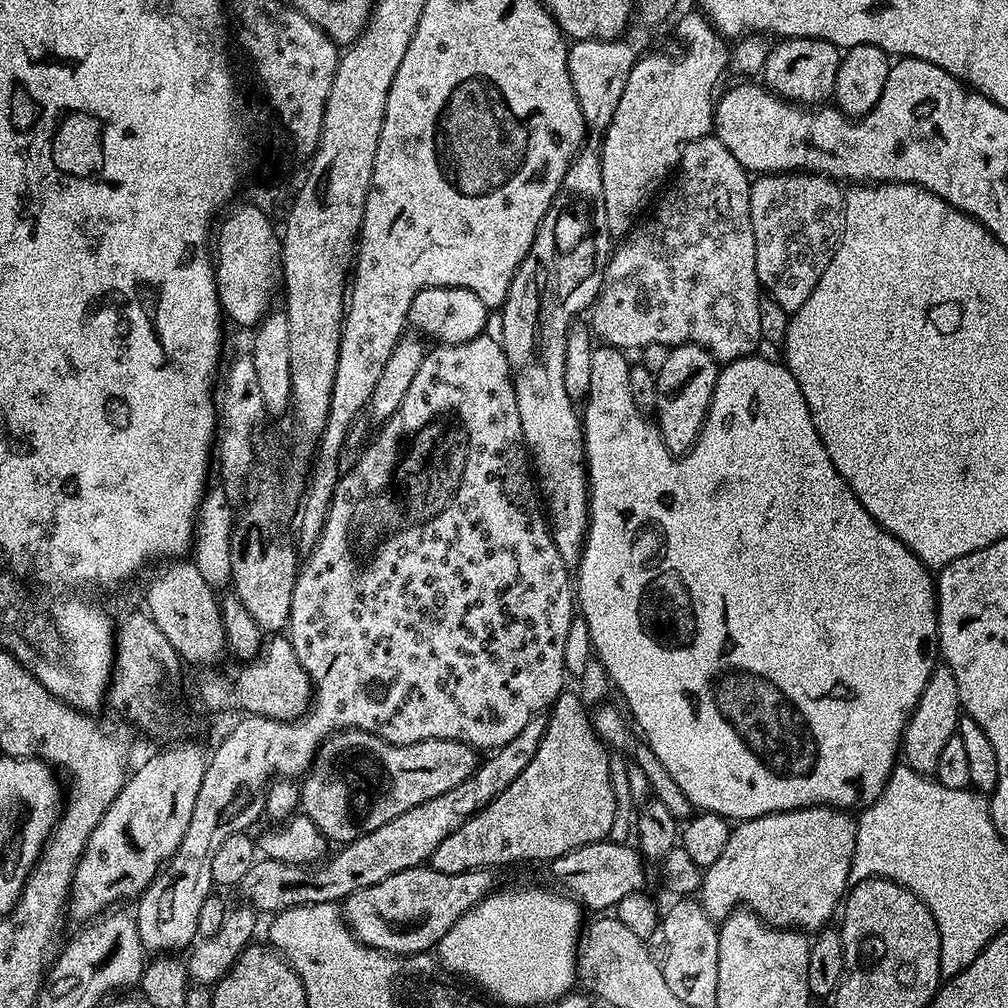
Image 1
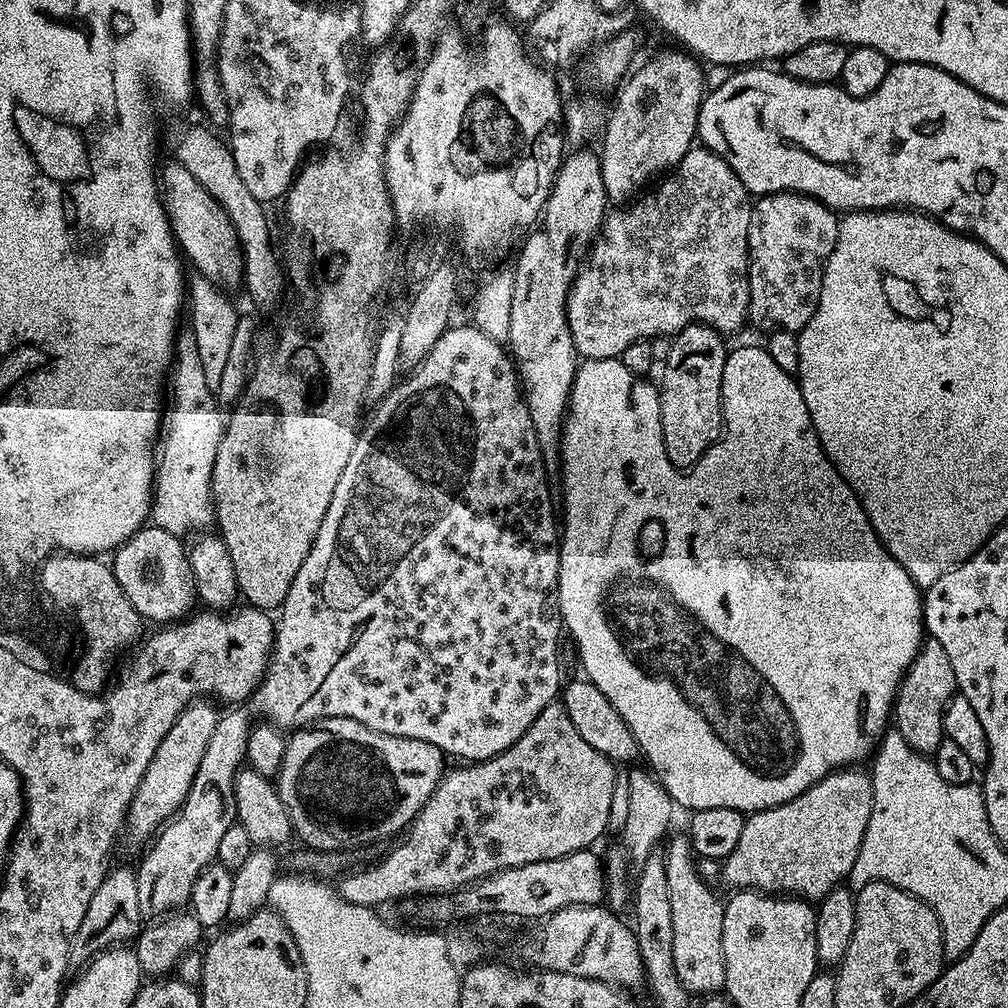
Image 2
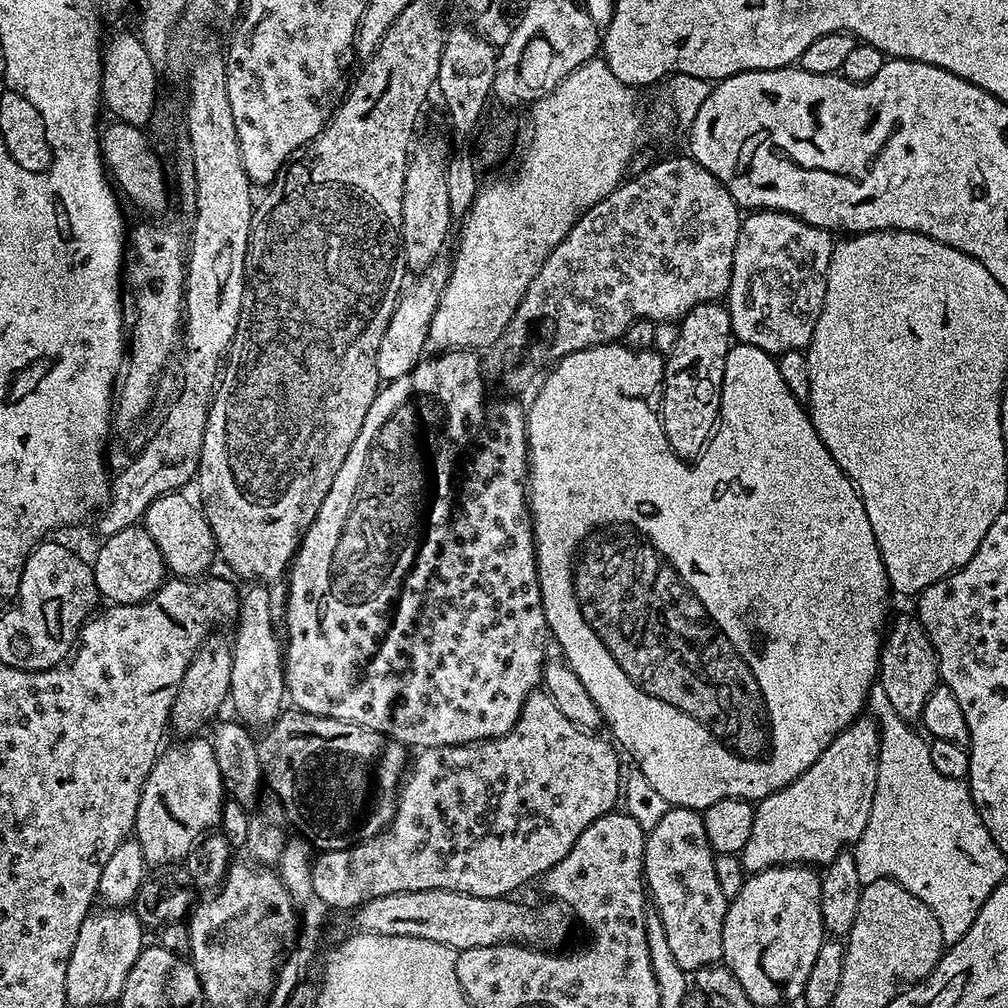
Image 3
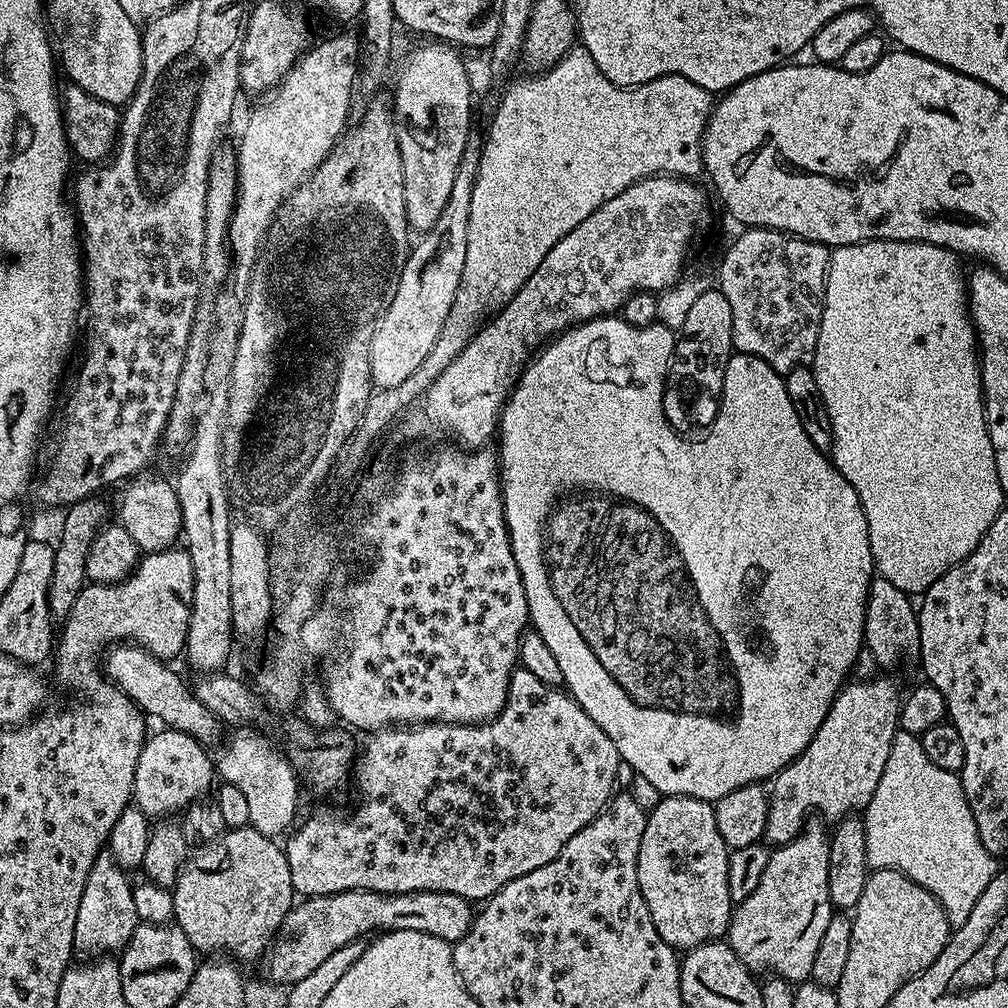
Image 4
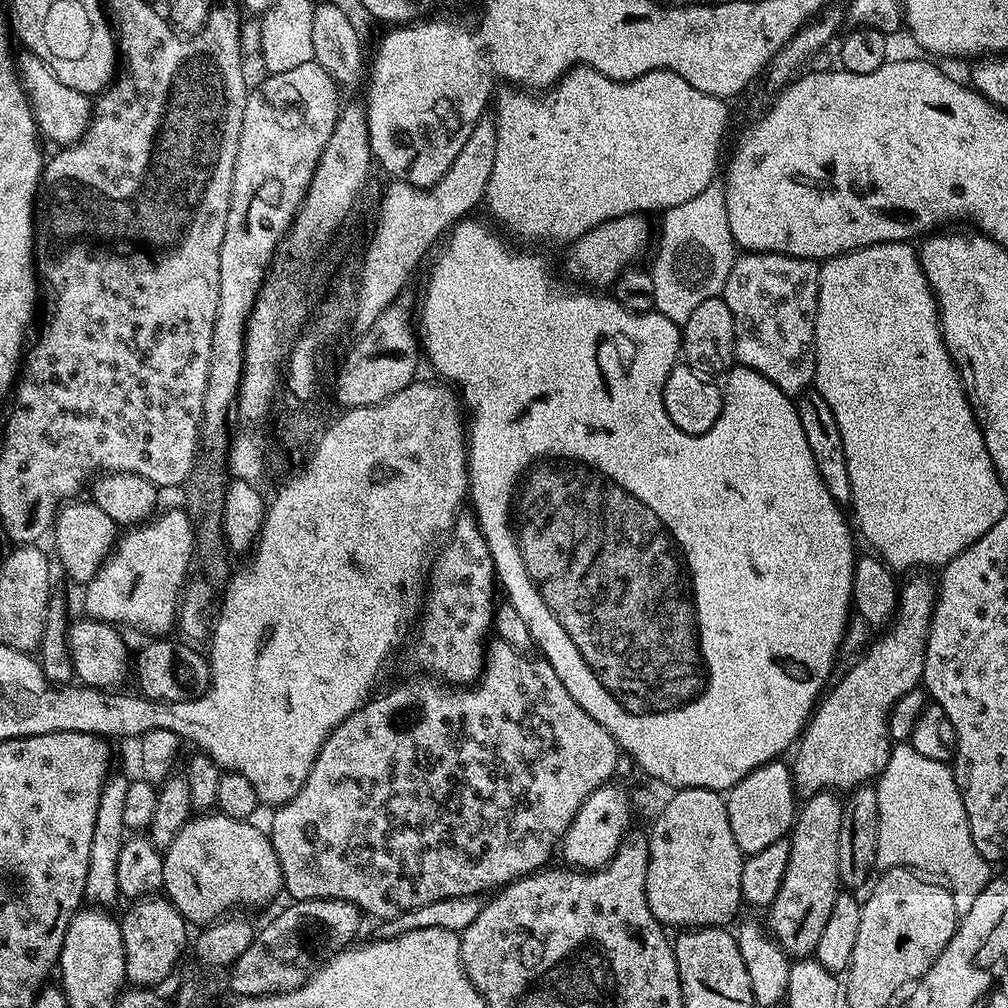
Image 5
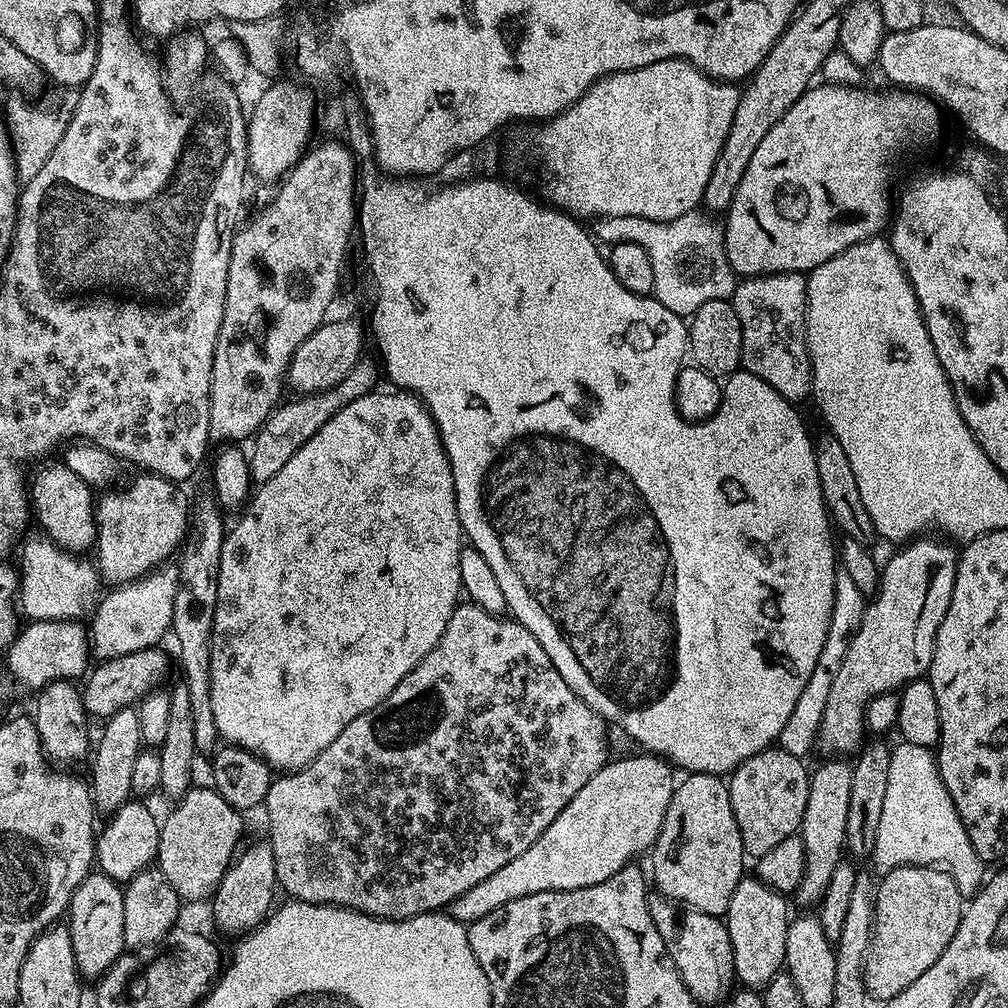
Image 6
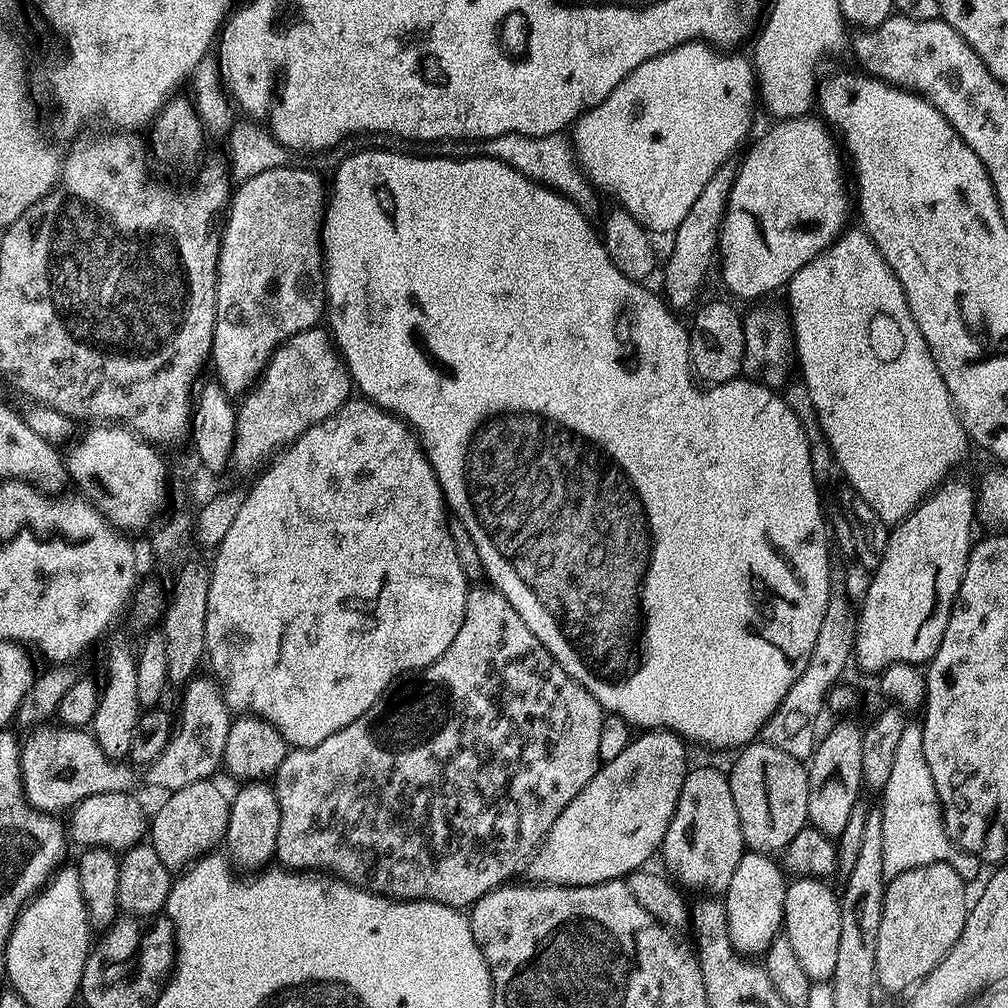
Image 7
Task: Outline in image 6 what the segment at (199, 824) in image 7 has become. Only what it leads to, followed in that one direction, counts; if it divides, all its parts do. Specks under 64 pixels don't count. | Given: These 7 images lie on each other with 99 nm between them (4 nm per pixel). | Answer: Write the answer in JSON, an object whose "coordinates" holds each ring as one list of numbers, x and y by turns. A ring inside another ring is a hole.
{"coordinates":[[193,786,181,800,171,805,172,813,163,817,155,863,160,873,174,886,181,901,204,900,216,891,229,864,241,847,245,817,237,812,215,788]]}

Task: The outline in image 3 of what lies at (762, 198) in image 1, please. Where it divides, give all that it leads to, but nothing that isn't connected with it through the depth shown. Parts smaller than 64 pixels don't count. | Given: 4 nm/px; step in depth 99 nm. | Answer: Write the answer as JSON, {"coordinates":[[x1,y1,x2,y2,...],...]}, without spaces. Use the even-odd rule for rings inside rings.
{"coordinates":[[756,210,741,221,726,297,732,335,739,343,758,346,758,350,773,354,804,350,811,345,814,326,822,314,828,285,828,267,836,245,831,236,833,235,829,229,805,223,796,215,787,215,784,212]]}

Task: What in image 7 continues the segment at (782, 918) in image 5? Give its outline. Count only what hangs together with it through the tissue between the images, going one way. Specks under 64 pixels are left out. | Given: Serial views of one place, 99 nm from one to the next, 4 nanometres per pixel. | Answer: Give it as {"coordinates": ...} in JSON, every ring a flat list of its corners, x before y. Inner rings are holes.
{"coordinates":[[836,724,828,733,819,737,811,759,807,761,808,769,808,824,822,834,838,838,842,830,846,830,846,822,850,819,850,810,861,799,860,792,864,788,862,778,862,738,864,737,861,725]]}

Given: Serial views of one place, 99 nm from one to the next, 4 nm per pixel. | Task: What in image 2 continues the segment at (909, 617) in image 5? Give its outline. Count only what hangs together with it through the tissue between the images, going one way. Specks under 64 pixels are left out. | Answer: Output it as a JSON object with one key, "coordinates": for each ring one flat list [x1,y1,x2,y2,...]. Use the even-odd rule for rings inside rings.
{"coordinates":[[849,766,840,769,839,772,831,772,826,778,822,778,814,786,810,786,810,790,806,790,802,794,798,794,798,798,794,798,785,804,779,804,773,808,767,808,761,812,751,813,745,819,742,826,742,835,738,837,738,846,734,846,734,850,722,862,724,865,723,883,733,884,731,887,736,890,759,890,769,894,795,894,797,897,803,898,809,902,818,902,826,894,830,894,830,890,834,890,837,886,843,885,847,881,850,870,854,866,854,858,858,858,858,850,862,850,862,838,866,834,866,826,870,822,870,810,872,809,872,778,867,771,863,772,863,767]]}

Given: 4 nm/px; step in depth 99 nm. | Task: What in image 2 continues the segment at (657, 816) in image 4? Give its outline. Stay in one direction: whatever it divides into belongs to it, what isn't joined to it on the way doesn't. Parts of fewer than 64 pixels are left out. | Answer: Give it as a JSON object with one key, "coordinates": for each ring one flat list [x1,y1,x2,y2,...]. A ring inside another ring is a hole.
{"coordinates":[[680,834,669,842,664,852,666,862,666,882,670,886,670,911,674,922,674,970,689,994,704,992,716,994,724,987,724,955,722,954,722,918,724,904,716,897,717,893,696,873,697,857,692,850,692,841]]}

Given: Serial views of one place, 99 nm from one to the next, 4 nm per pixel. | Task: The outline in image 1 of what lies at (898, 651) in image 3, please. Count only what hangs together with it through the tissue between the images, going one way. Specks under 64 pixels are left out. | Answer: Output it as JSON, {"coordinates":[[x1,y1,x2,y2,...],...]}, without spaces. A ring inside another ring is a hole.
{"coordinates":[[937,666,932,671,930,682,926,682,926,690,922,690,916,708,912,711,912,717,908,719,908,724,904,728,903,763,913,768,918,775,931,777,935,773,938,758,942,755,946,742,950,742,950,738,957,735,961,719,962,709,958,682,949,668]]}

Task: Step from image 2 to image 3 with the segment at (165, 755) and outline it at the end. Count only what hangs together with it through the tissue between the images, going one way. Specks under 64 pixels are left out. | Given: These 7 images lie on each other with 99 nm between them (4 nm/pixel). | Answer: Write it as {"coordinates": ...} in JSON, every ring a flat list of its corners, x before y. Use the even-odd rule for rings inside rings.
{"coordinates":[[210,634,200,643,200,649,194,654,194,658,190,662,190,666,186,670,186,674,182,678,180,687,176,690,176,697,172,699,172,715,170,717,170,728,174,733,177,732,177,737,192,738,197,735,196,732,204,723,217,719,216,711,220,707,225,707,226,701,229,699,228,691,230,690,230,670,232,669,232,646,226,639,223,640,220,634]]}

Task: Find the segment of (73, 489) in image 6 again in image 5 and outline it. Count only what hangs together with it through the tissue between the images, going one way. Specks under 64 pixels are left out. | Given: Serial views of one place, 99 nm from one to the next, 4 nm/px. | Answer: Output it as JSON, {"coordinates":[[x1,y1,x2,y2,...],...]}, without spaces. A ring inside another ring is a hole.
{"coordinates":[[80,498,65,504,56,513,56,523,50,529,51,536,56,543,56,556,60,559,65,574,79,586,87,586,111,556,118,539,118,525,91,499]]}

